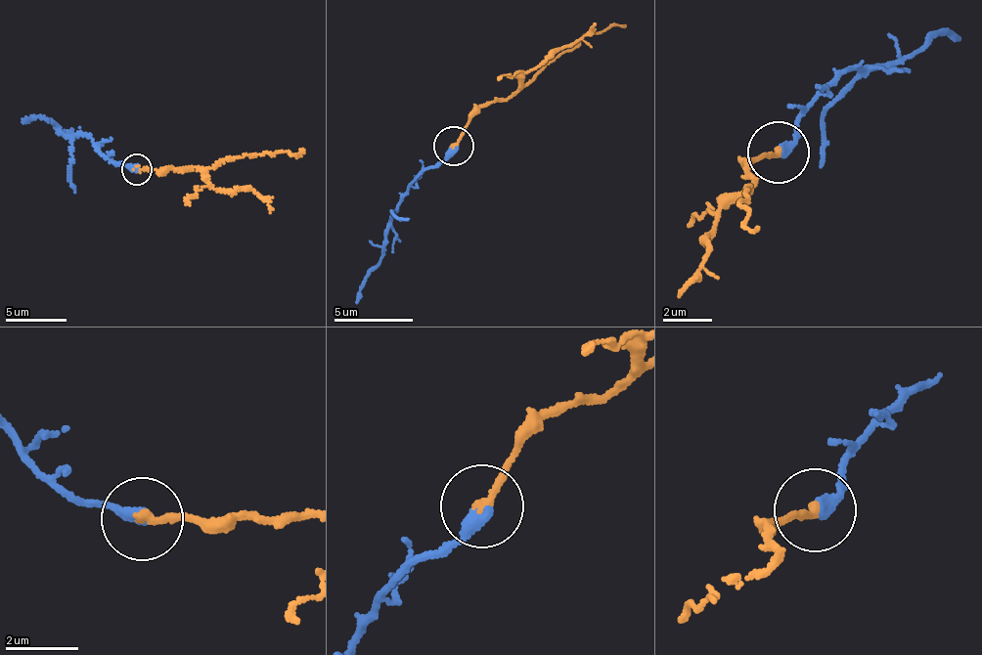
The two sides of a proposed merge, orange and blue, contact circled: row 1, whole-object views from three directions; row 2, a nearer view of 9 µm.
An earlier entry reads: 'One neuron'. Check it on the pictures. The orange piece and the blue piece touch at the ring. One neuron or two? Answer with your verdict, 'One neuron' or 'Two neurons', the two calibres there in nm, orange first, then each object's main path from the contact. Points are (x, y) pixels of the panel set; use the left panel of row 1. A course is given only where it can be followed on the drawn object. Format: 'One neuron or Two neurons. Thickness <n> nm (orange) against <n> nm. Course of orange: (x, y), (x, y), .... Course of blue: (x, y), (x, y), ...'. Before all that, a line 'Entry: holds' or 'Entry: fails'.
Entry: holds
One neuron. Thickness 260 nm (orange) against 360 nm. Course of orange: (136, 169), (209, 167), (243, 153), (302, 149). Course of blue: (136, 169), (116, 165), (88, 138), (64, 133), (38, 115), (22, 122)

